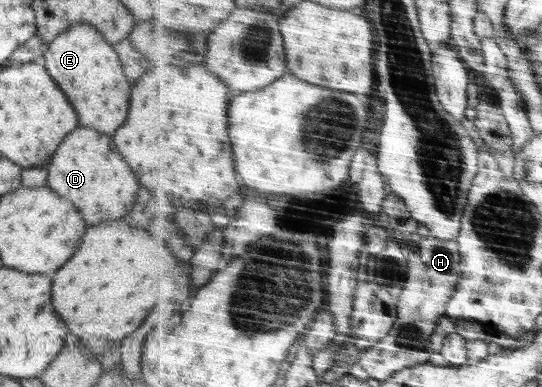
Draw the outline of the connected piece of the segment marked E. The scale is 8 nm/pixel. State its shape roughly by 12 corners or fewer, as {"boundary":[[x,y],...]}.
{"boundary":[[94,26],[47,44],[81,126],[113,134],[133,84]]}

